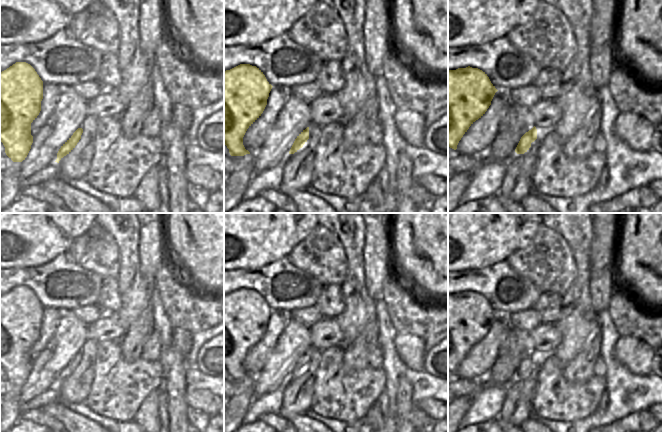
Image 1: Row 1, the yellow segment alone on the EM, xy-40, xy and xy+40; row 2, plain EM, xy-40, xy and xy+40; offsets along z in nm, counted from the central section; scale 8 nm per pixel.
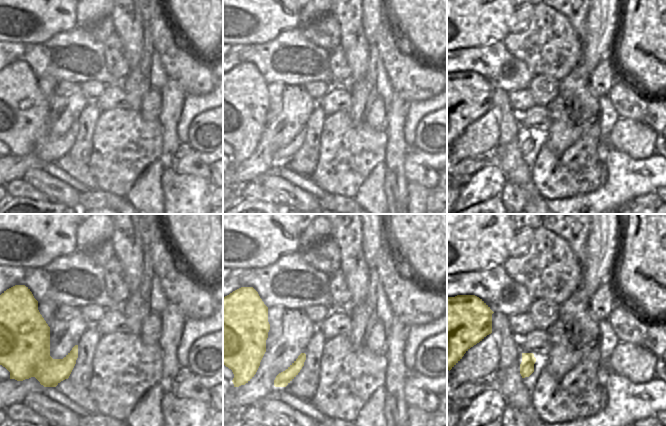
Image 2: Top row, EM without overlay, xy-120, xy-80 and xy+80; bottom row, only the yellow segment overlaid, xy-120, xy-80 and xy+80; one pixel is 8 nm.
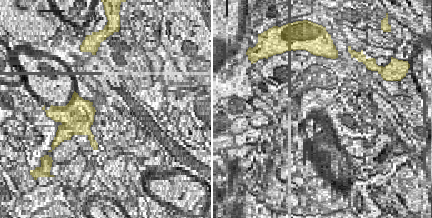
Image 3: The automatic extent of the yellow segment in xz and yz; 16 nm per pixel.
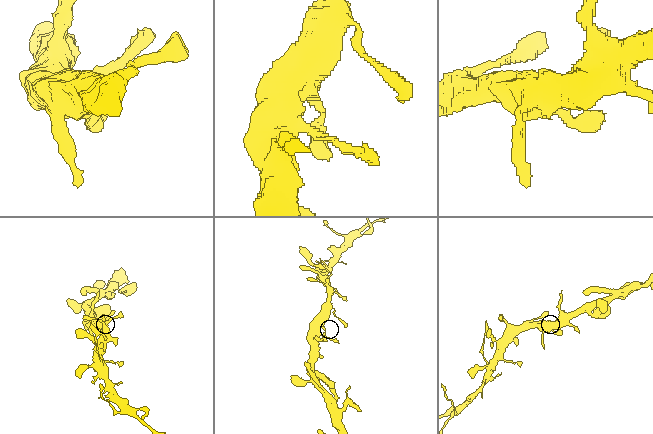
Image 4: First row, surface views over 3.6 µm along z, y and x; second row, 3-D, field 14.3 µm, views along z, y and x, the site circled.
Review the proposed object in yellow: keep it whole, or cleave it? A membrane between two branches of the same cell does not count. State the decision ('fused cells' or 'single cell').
single cell

